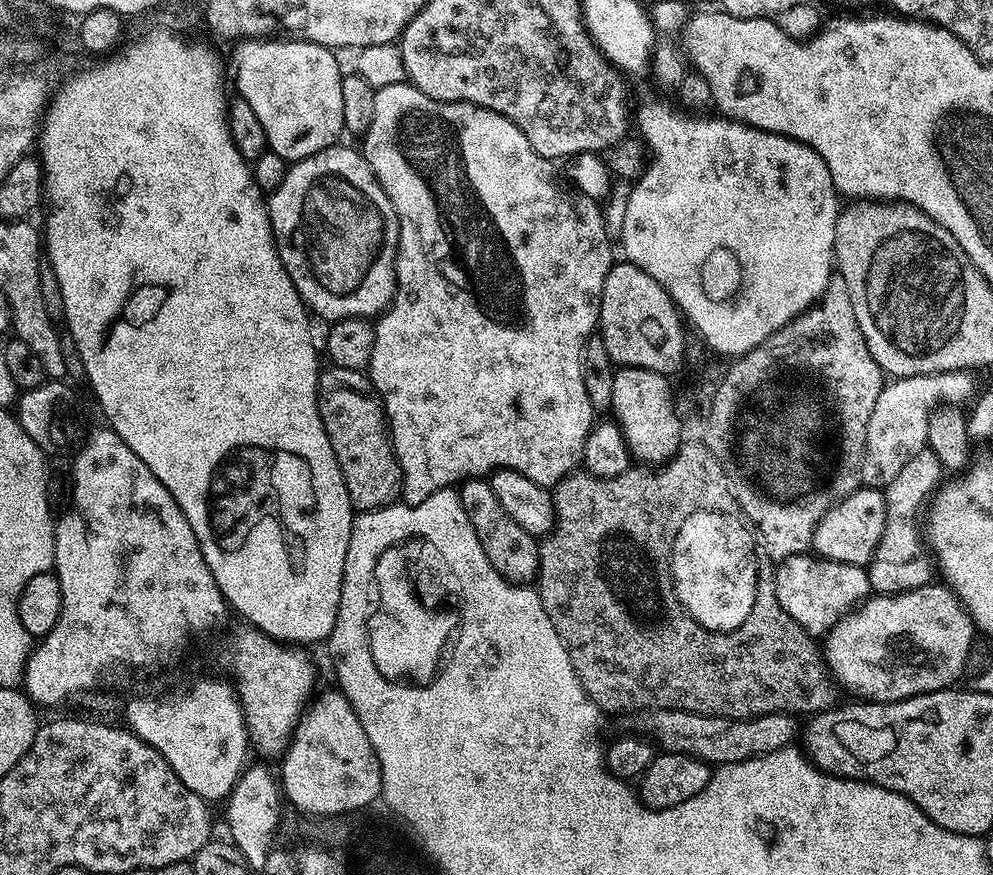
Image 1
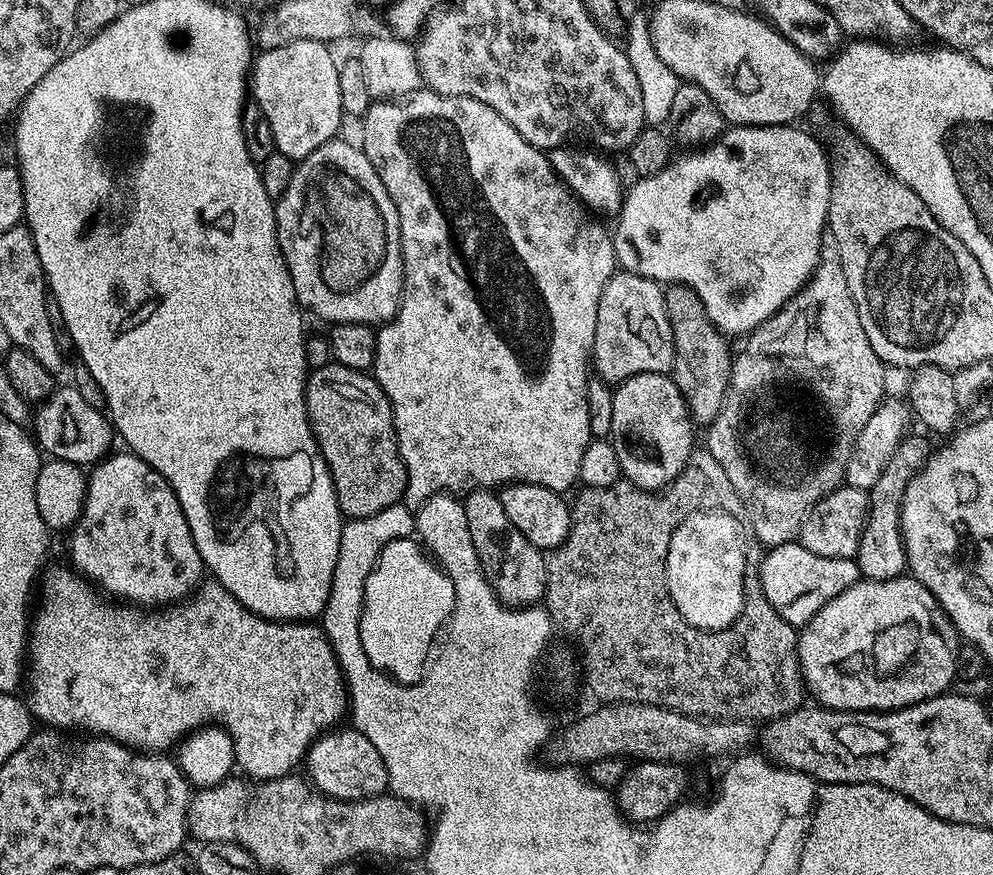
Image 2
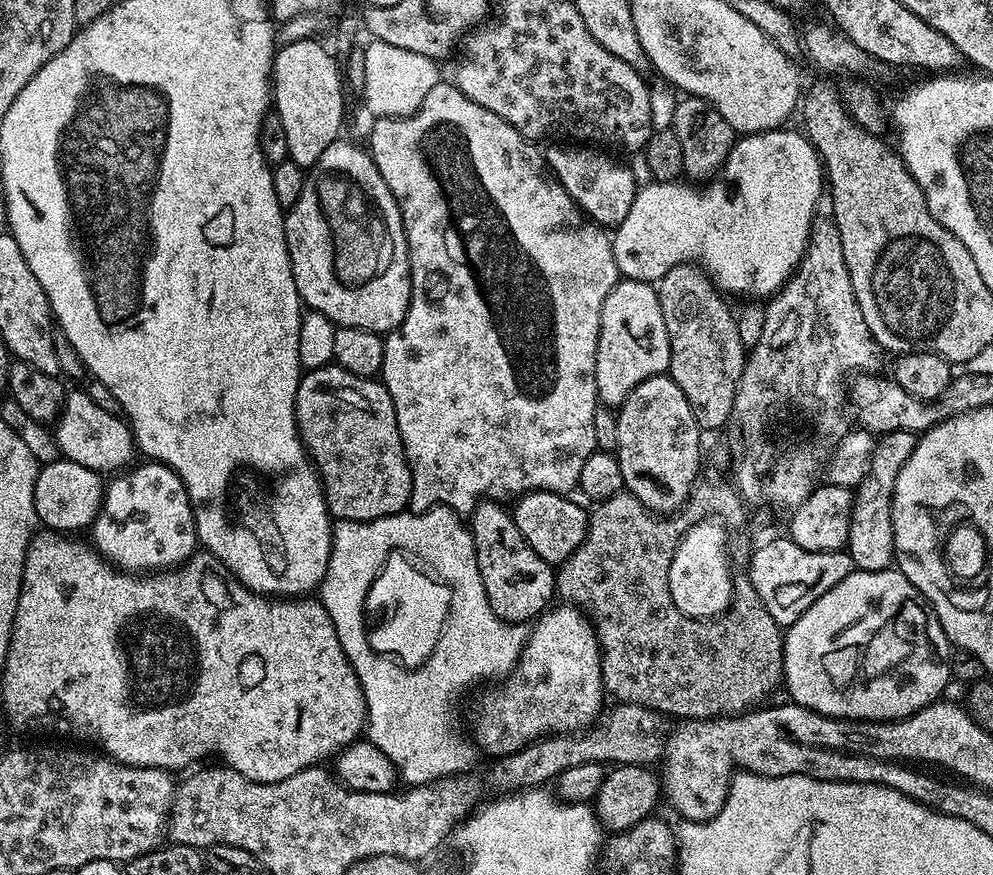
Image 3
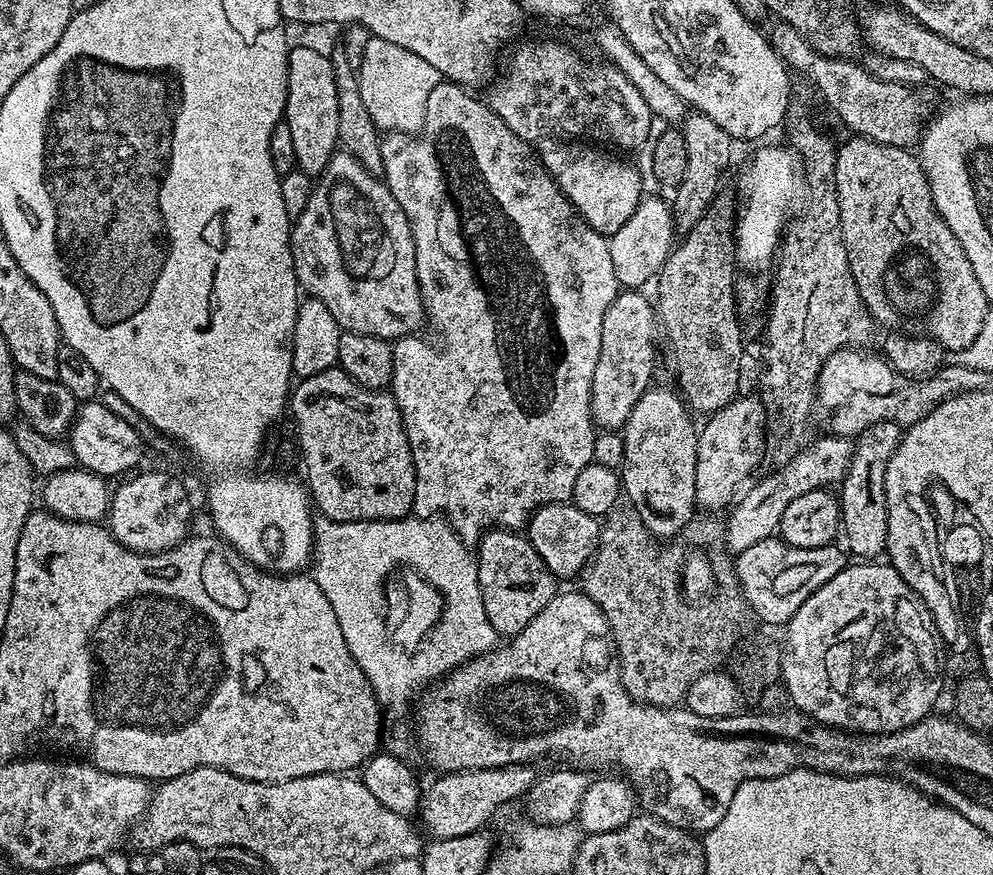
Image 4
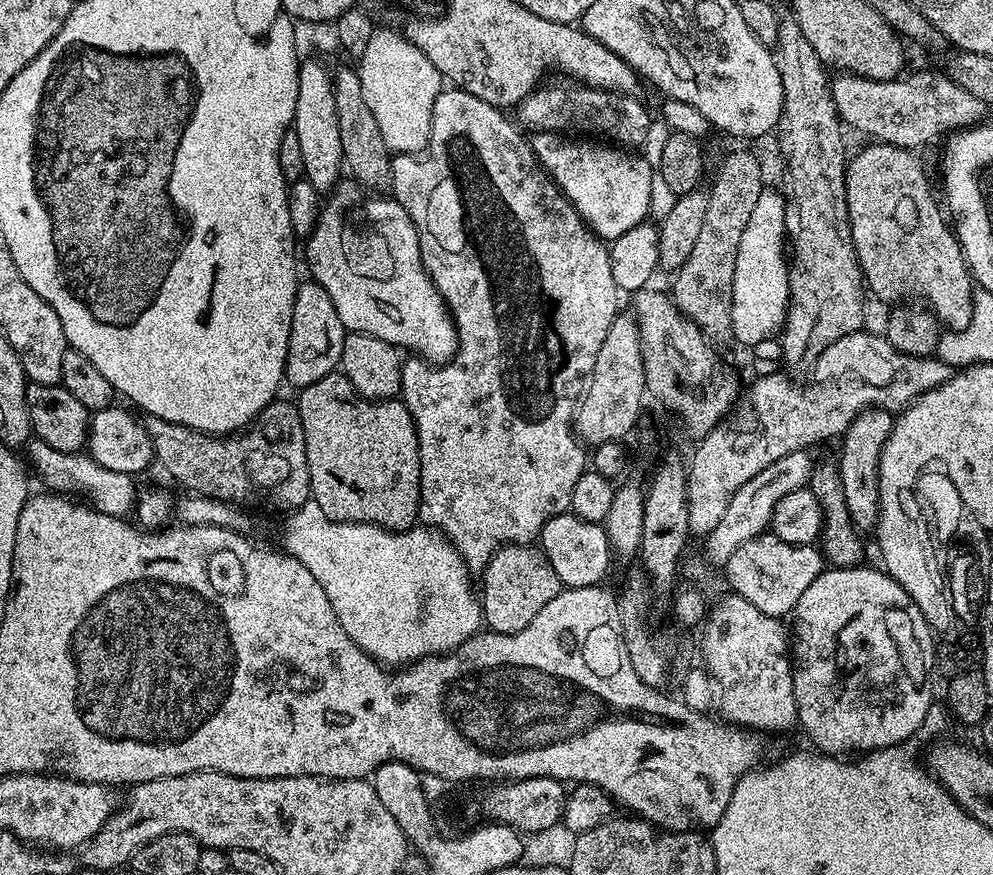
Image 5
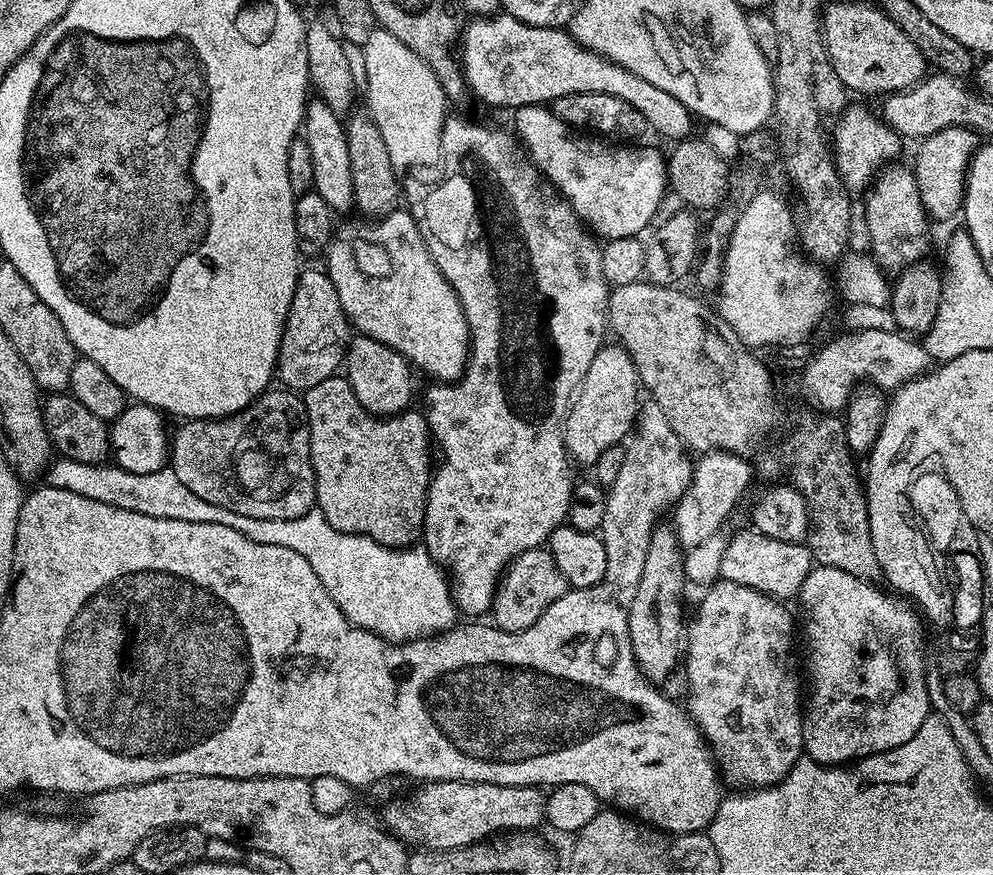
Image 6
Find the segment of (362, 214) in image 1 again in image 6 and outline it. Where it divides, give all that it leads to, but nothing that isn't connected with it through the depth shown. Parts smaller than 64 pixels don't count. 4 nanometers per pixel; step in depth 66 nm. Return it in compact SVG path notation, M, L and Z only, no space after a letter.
M395 210L375 222L357 219L346 221L341 228L339 225L333 231L326 249L326 271L341 299L349 325L357 333L393 348L410 361L413 369L421 368L426 375L432 376L428 378L433 381L459 380L468 364L468 323L450 282L446 282L442 270L438 270L434 258L428 252L417 217L407 210Z

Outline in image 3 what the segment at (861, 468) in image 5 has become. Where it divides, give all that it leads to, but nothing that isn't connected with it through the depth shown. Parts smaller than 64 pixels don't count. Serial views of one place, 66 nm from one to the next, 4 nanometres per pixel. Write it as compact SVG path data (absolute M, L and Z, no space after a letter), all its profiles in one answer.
M886 432L876 440L876 449L872 452L868 473L854 490L852 498L852 517L846 551L853 565L861 572L877 572L891 568L898 551L892 525L892 495L898 470L910 458L917 437L910 432Z

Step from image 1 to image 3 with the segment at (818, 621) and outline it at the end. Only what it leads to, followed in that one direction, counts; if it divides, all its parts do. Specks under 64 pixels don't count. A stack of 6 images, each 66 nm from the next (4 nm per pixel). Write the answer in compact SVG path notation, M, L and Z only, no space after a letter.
M772 538L767 543L763 551L750 556L746 575L754 590L758 590L758 598L762 598L762 606L766 606L770 618L782 626L794 623L803 612L810 610L810 606L814 606L814 602L818 602L818 598L822 598L822 594L826 594L826 590L838 586L838 582L854 570L852 559L844 550L811 552L802 550L802 546L790 538Z

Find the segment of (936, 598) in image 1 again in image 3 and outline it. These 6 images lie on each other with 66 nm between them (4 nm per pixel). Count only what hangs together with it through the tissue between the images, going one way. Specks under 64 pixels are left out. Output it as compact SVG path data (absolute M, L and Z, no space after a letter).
M895 567L883 568L877 572L861 572L853 570L838 586L826 590L810 610L806 610L796 621L787 625L784 632L784 679L783 685L787 688L791 703L801 704L810 710L814 710L823 716L833 716L836 720L905 720L918 710L922 710L928 704L935 704L941 699L943 687L950 679L950 641L947 634L942 630L938 618L934 614L932 605L927 598L915 588L906 577Z

